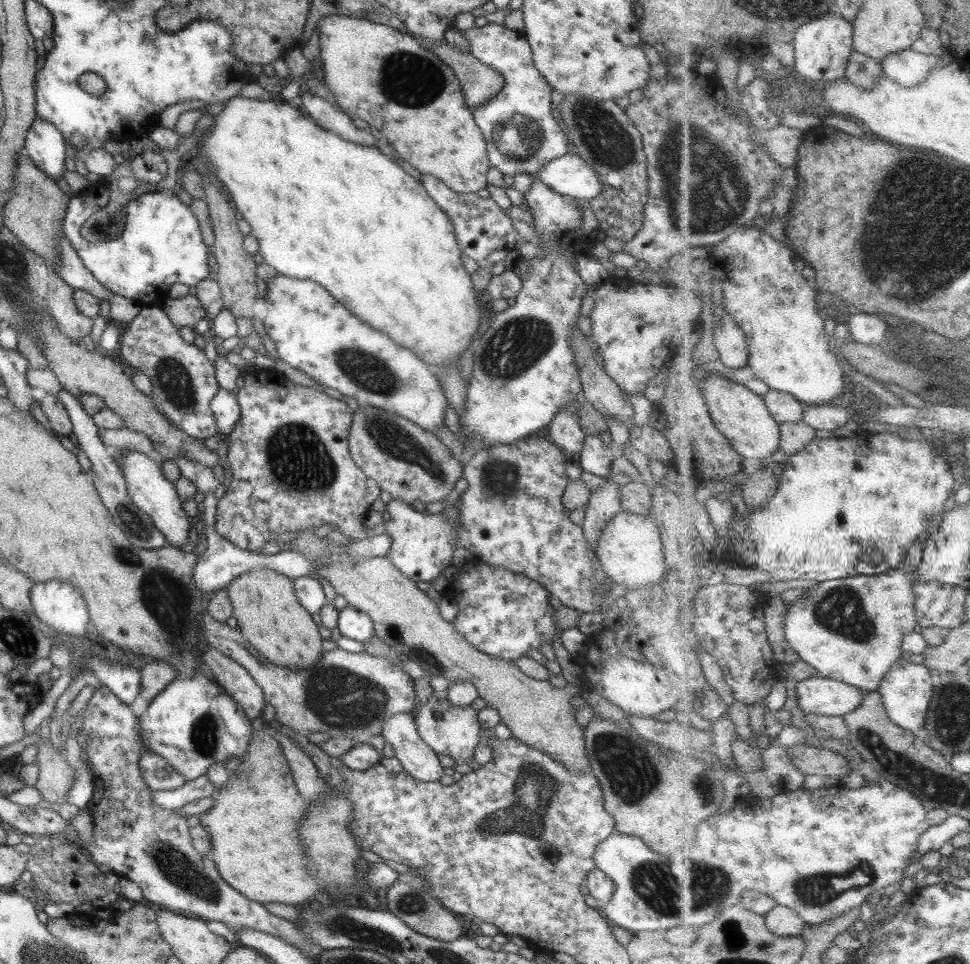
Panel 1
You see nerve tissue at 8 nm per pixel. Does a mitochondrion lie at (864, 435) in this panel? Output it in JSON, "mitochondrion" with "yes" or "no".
{"mitochondrion":"no"}

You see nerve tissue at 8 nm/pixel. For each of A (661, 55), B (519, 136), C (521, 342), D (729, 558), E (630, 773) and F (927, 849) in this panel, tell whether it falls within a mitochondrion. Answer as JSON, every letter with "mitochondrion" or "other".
{"A":"other","B":"mitochondrion","C":"mitochondrion","D":"other","E":"mitochondrion","F":"other"}

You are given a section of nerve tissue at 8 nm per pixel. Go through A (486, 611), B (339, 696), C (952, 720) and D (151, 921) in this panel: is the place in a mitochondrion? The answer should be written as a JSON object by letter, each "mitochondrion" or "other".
{"A":"other","B":"mitochondrion","C":"mitochondrion","D":"other"}

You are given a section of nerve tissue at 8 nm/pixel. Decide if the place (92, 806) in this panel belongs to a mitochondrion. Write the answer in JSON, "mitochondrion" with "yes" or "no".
{"mitochondrion":"no"}

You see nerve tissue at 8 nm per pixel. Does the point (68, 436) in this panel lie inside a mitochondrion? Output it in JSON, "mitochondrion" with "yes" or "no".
{"mitochondrion":"no"}

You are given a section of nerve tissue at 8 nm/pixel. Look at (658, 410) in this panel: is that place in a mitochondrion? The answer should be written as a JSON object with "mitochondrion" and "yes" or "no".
{"mitochondrion":"no"}

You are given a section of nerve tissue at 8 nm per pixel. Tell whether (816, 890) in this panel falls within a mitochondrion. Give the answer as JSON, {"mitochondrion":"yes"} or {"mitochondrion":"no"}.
{"mitochondrion":"yes"}

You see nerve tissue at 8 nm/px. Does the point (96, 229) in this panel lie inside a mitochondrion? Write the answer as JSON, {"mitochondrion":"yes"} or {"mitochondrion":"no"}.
{"mitochondrion":"yes"}

